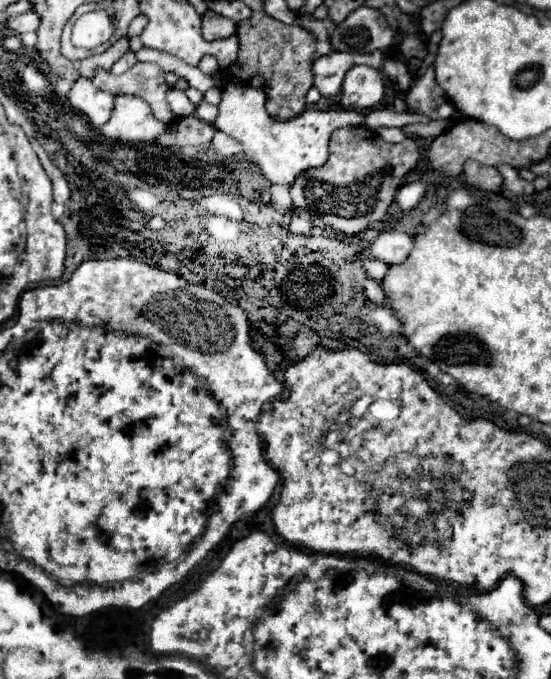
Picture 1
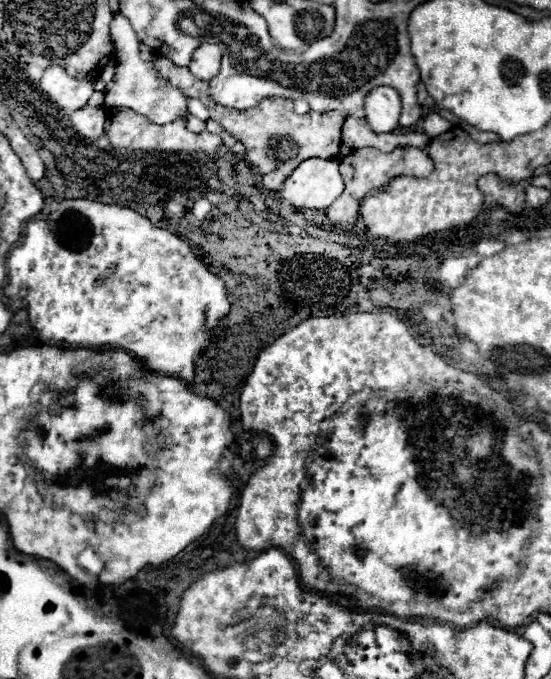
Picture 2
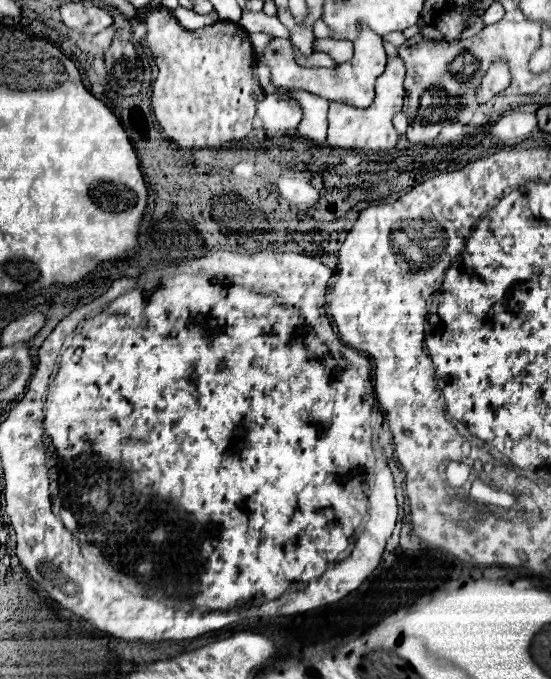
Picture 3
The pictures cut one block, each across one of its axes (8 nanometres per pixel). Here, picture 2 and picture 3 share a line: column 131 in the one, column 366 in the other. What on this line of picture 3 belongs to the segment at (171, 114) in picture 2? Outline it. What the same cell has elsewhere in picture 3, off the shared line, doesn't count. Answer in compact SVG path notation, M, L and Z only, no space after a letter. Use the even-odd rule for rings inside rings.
M366 24L358 26L358 38L354 40L354 56L350 62L338 64L336 68L304 68L298 66L292 58L290 40L274 38L266 50L260 54L256 52L256 60L264 62L270 68L270 80L276 88L292 88L292 90L306 90L310 94L322 96L330 102L342 102L354 108L368 108L374 100L374 82L384 72L386 66L386 52L382 46L382 38L374 34Z

